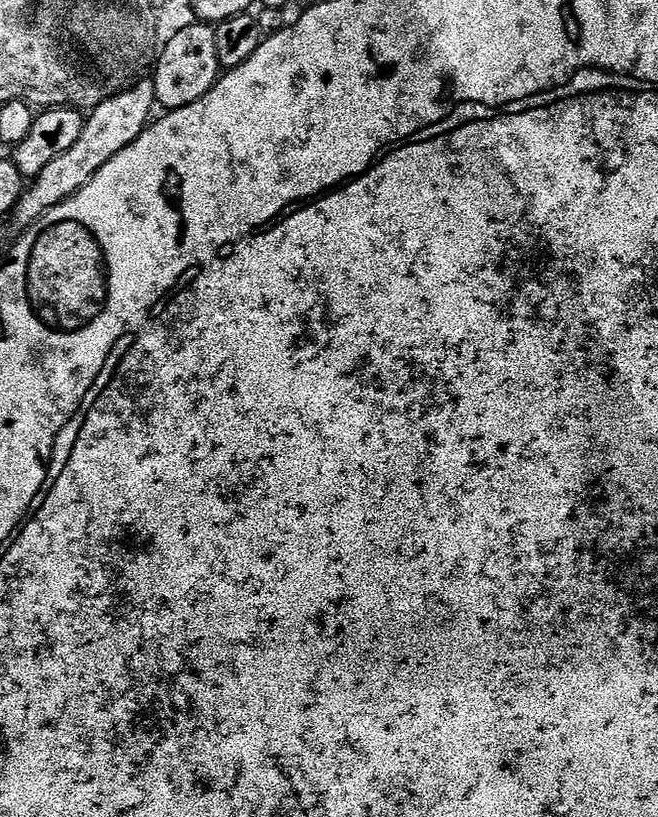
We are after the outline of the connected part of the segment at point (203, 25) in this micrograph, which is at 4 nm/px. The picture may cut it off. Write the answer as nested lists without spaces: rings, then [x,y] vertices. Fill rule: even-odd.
[[[195,22],[180,28],[168,40],[168,45],[161,47],[158,59],[154,64],[154,83],[156,86],[156,102],[161,109],[171,110],[190,106],[190,102],[198,102],[202,94],[206,94],[222,75],[218,62],[218,42],[216,29],[207,22]]]

